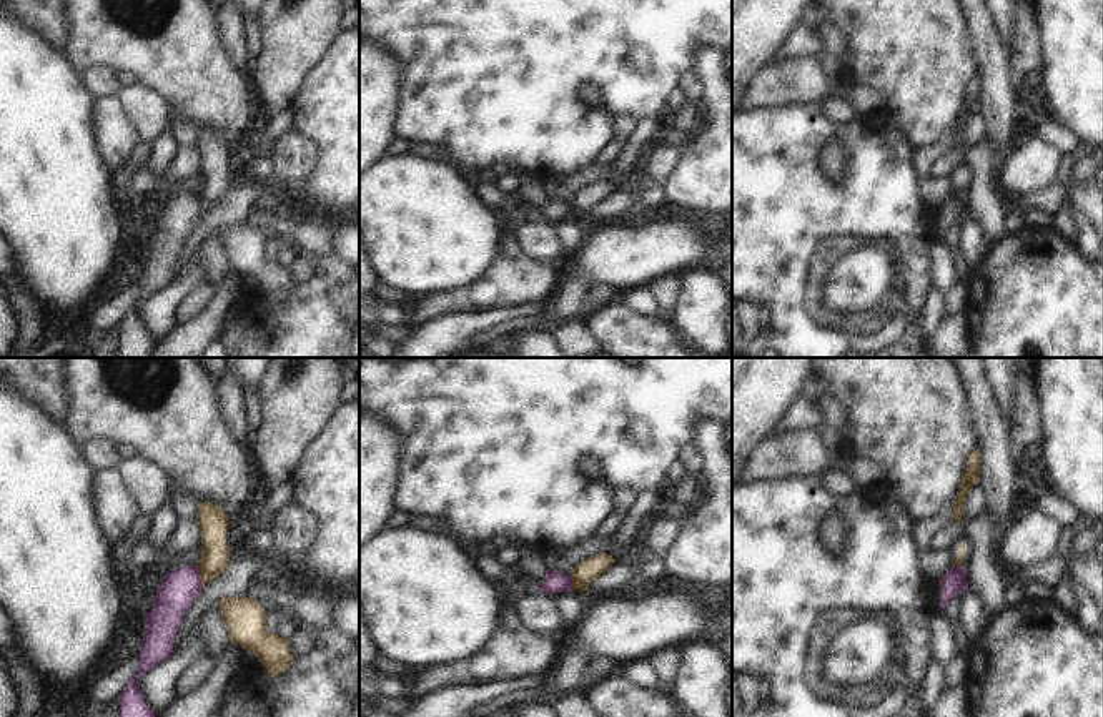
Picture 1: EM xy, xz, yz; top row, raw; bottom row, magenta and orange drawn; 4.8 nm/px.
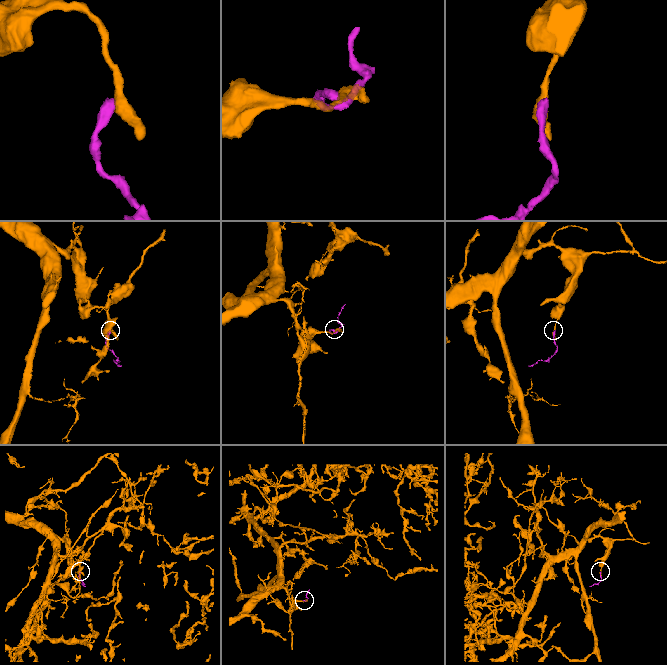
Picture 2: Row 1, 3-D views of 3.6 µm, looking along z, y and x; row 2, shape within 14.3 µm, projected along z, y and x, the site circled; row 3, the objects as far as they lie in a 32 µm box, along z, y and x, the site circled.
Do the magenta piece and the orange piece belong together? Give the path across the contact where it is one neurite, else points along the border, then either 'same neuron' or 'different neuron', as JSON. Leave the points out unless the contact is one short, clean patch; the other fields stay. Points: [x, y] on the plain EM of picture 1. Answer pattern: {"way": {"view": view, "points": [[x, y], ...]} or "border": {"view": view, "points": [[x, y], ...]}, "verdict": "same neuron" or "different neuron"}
{"border": {"view": "xy", "points": [[195, 193], [203, 212]]}, "verdict": "different neuron"}

